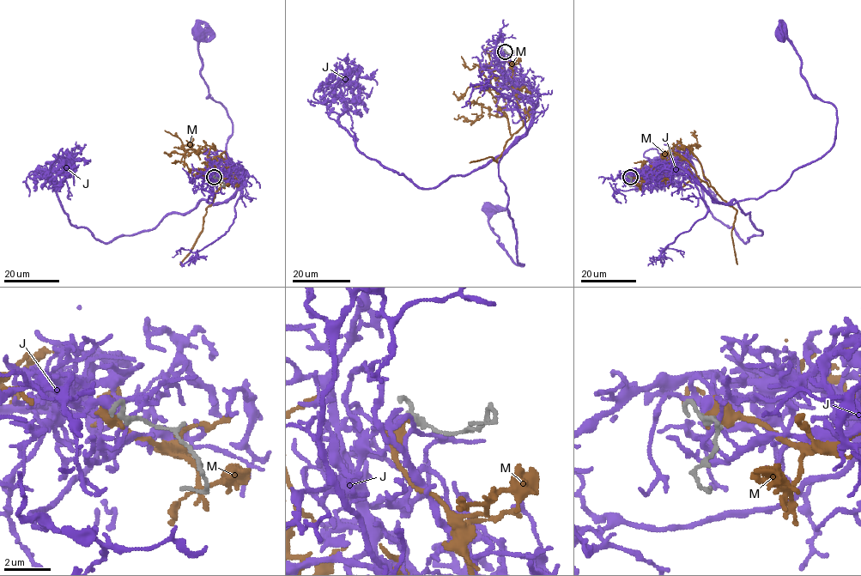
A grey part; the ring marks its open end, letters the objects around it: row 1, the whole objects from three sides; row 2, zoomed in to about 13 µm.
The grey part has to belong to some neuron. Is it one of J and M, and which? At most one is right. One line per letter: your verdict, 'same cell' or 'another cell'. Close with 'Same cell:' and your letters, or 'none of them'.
J: same cell
M: another cell
Same cell: J

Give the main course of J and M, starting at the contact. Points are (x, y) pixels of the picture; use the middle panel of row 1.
J: (504, 51), (499, 58), (503, 75), (533, 109), (530, 129), (499, 163), (523, 265), (499, 241), (487, 209)
M: (505, 51), (512, 69), (506, 85), (522, 120), (512, 135), (488, 90), (453, 92)

